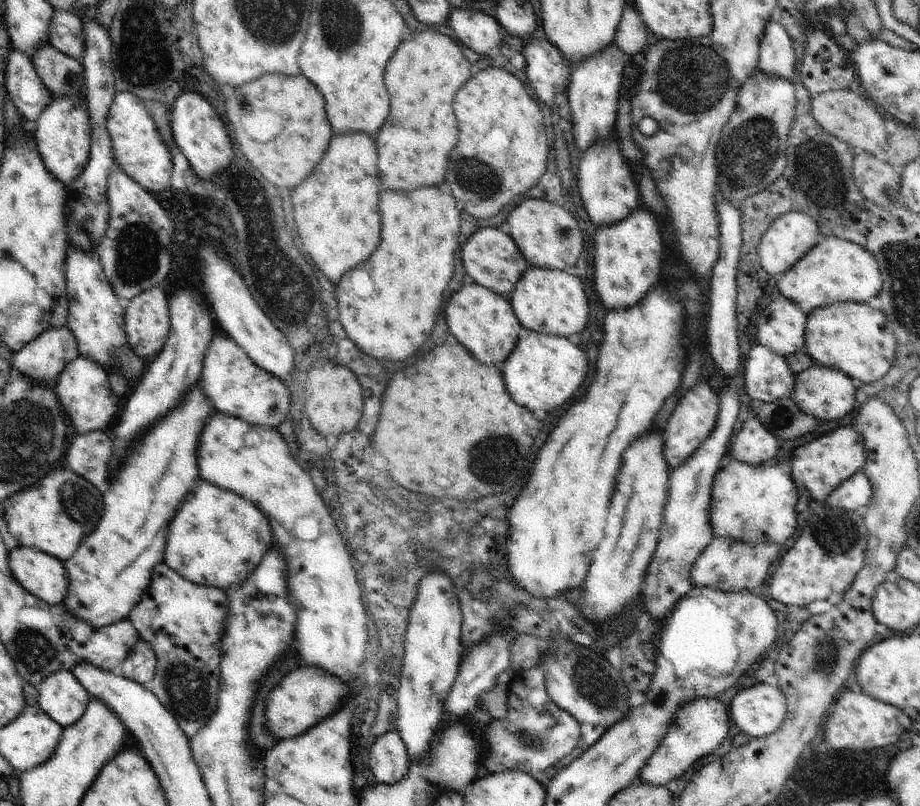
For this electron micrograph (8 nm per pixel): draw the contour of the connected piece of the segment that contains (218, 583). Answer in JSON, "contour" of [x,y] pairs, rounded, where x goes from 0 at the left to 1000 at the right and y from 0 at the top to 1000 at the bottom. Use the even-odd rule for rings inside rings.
{"contour":[[[215,596],[183,653],[178,697],[211,725],[250,732],[248,727],[263,725],[270,717],[293,675],[296,655],[276,625],[250,608]]]}

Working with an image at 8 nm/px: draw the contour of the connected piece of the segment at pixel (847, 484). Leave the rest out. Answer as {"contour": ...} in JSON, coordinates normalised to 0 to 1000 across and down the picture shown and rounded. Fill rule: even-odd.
{"contour":[[[933,584],[904,608],[902,615],[898,618],[898,629],[932,635],[934,630],[946,623],[948,610],[946,596],[941,588]]]}

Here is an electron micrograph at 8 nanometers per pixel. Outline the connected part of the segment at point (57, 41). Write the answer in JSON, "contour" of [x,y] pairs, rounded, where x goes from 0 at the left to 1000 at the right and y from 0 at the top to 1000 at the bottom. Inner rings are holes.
{"contour":[[[70,12],[59,14],[59,22],[54,27],[53,55],[61,62],[88,76],[91,72],[91,27],[78,15]]]}

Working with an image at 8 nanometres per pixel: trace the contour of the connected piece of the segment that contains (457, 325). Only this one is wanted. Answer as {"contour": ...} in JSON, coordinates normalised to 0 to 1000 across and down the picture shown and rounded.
{"contour":[[[517,351],[502,354],[496,361],[483,385],[483,392],[497,424],[507,429],[513,442],[526,454],[543,454],[555,442],[561,424],[565,424],[577,412],[561,395],[552,368]]]}

